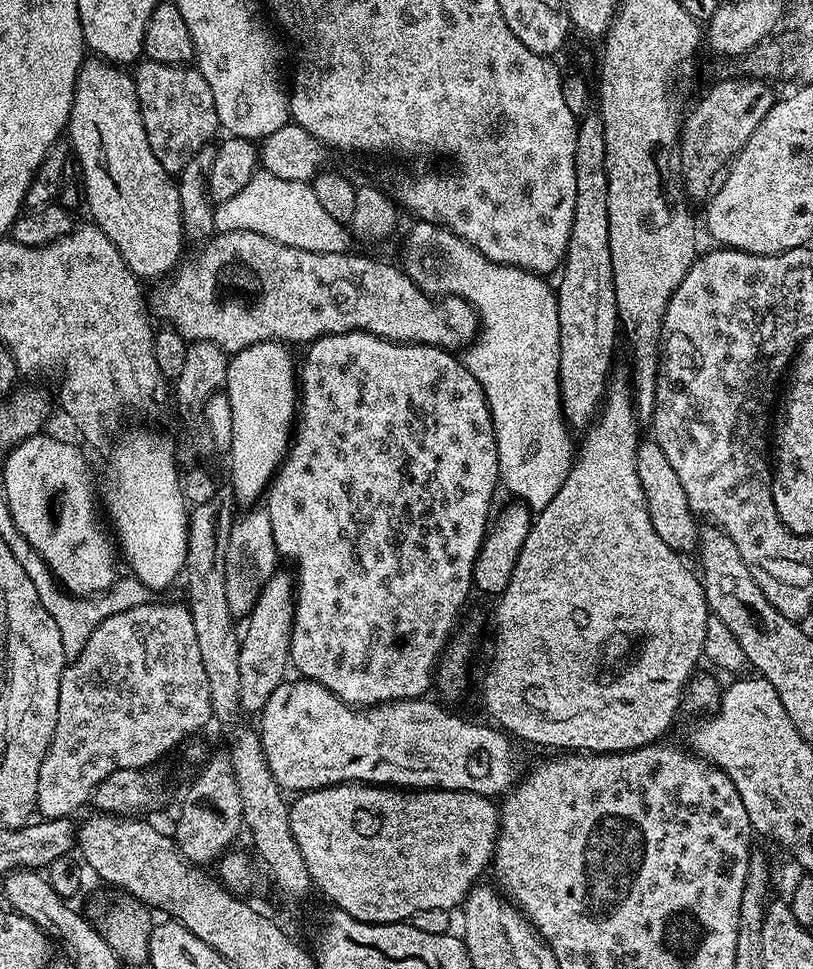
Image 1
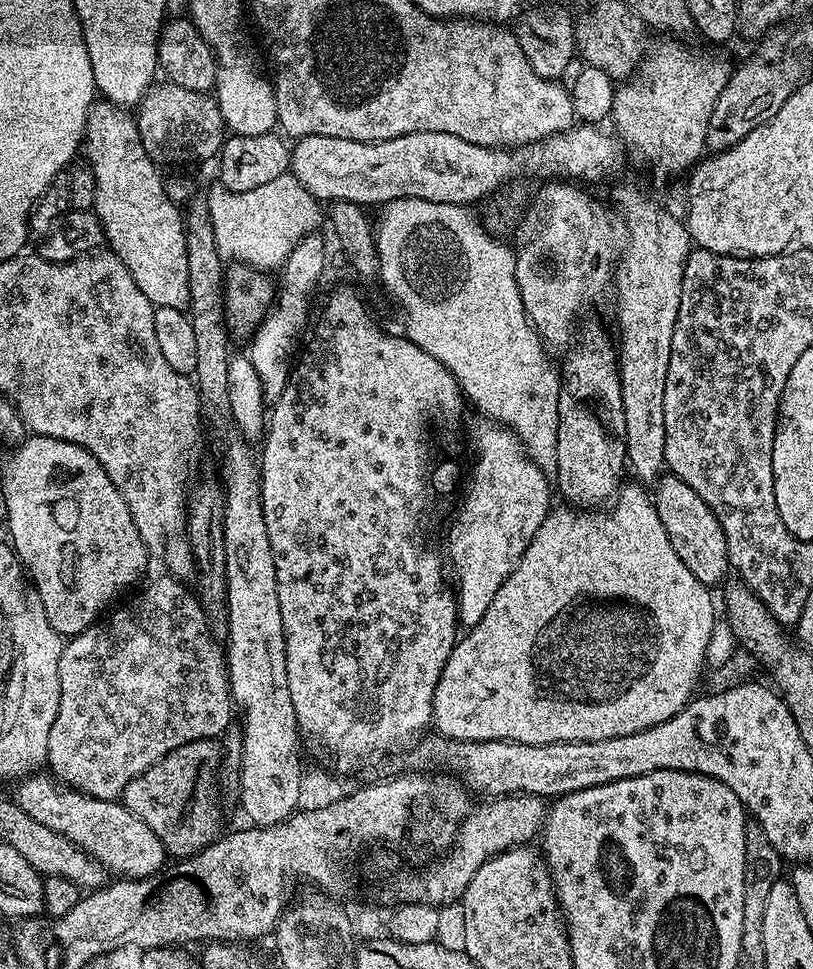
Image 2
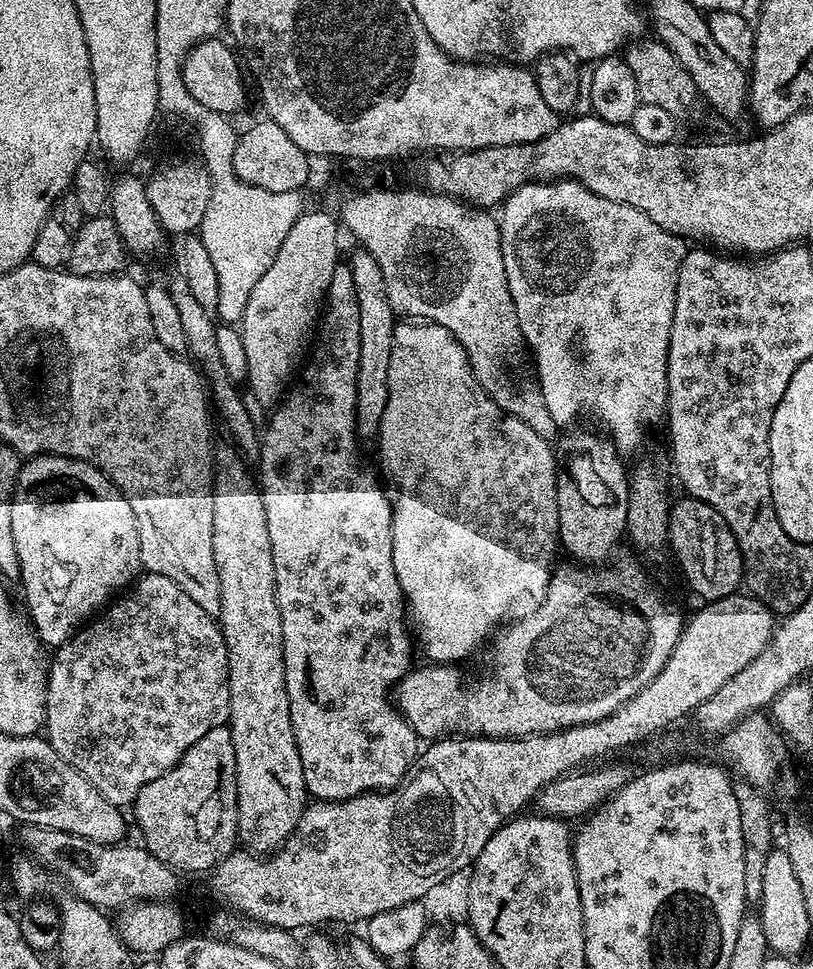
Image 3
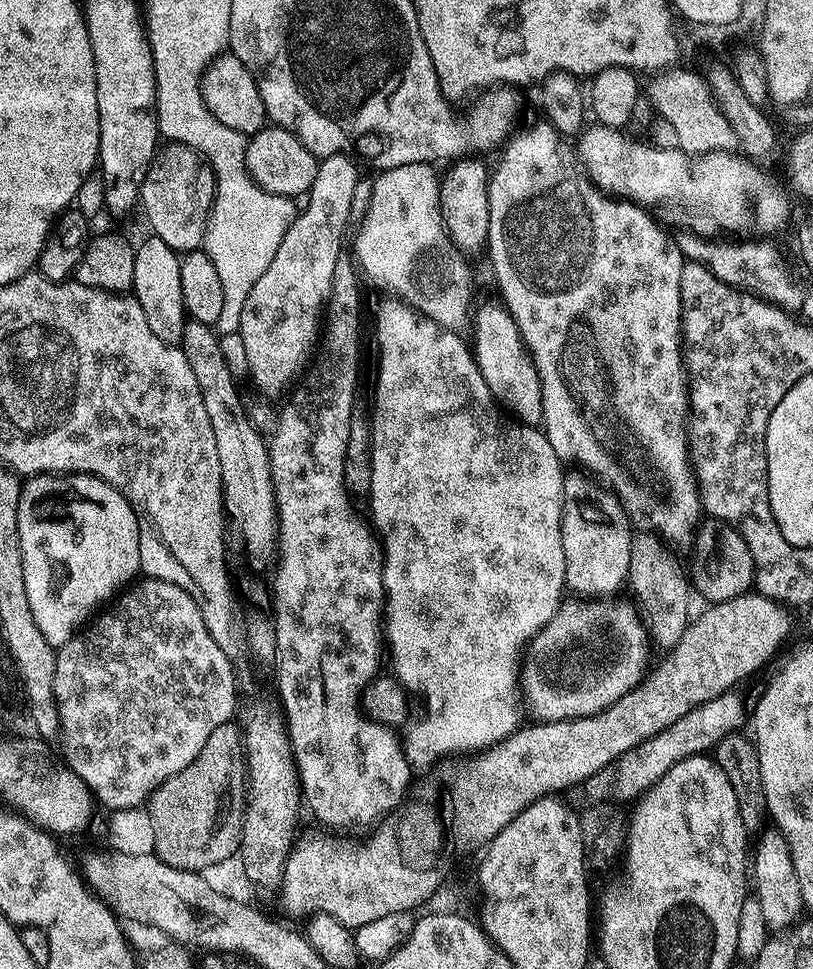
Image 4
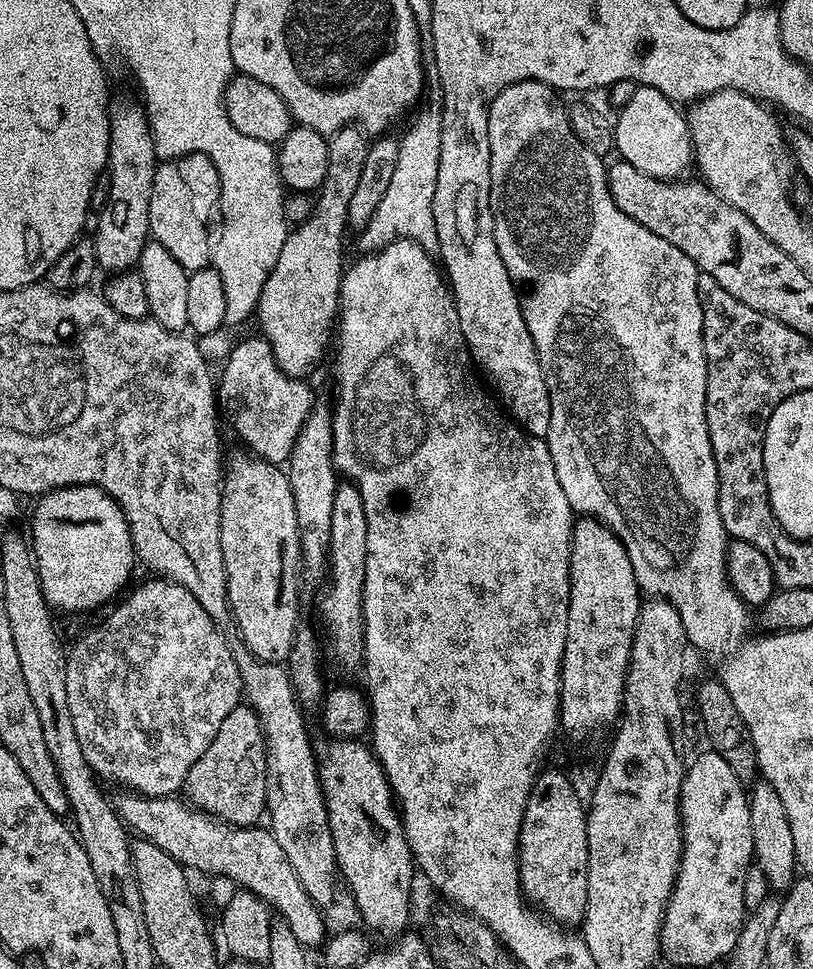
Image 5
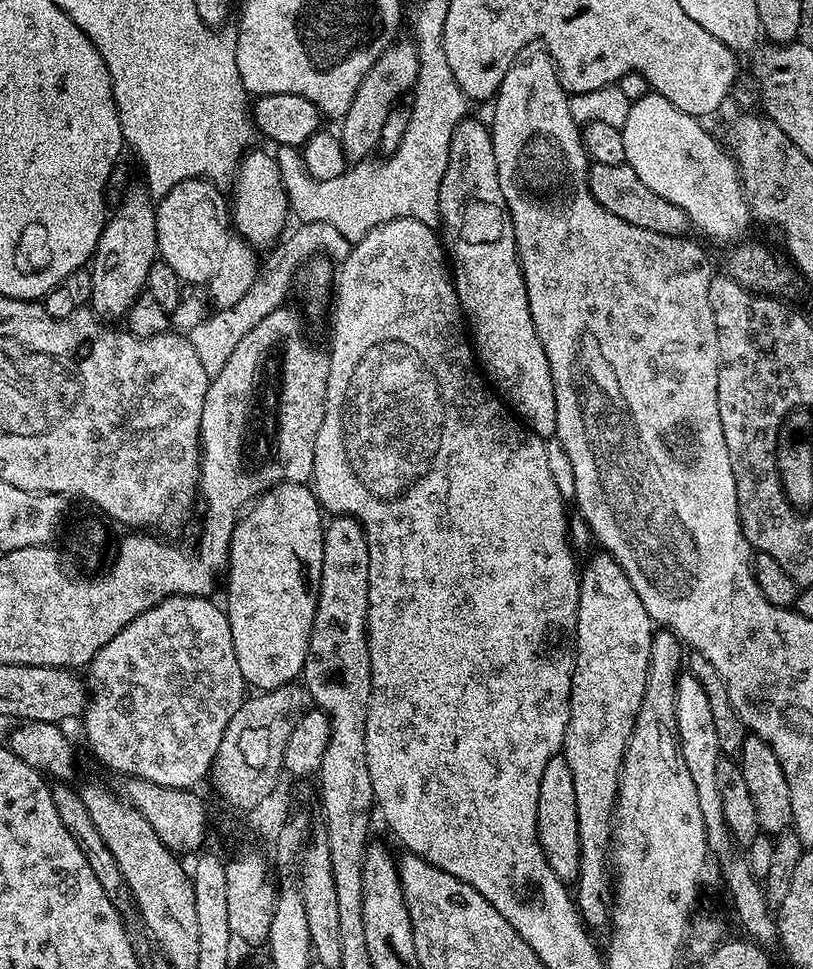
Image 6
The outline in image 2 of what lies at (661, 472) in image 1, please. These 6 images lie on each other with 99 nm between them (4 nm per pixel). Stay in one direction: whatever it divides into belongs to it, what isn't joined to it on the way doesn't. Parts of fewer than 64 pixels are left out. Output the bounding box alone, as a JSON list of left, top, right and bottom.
[654,474,730,586]

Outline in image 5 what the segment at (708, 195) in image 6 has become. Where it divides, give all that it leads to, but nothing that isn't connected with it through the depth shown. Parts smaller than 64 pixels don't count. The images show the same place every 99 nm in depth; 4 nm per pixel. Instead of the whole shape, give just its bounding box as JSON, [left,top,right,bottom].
[614,86,693,182]

